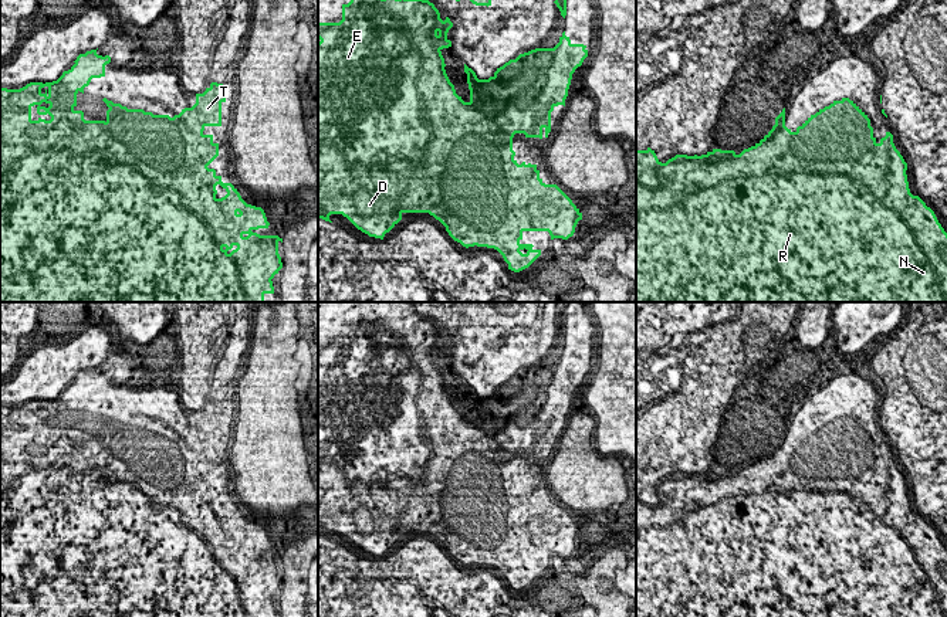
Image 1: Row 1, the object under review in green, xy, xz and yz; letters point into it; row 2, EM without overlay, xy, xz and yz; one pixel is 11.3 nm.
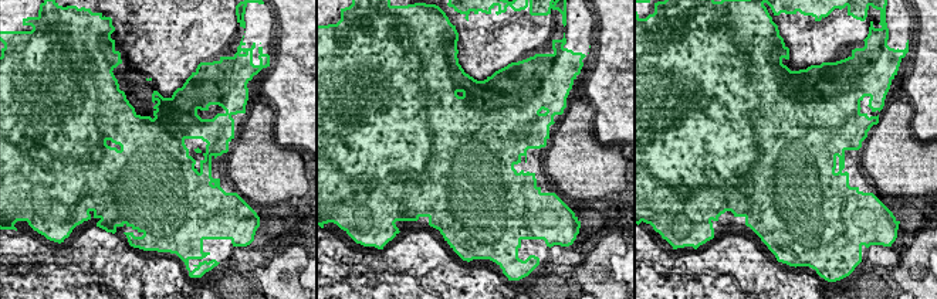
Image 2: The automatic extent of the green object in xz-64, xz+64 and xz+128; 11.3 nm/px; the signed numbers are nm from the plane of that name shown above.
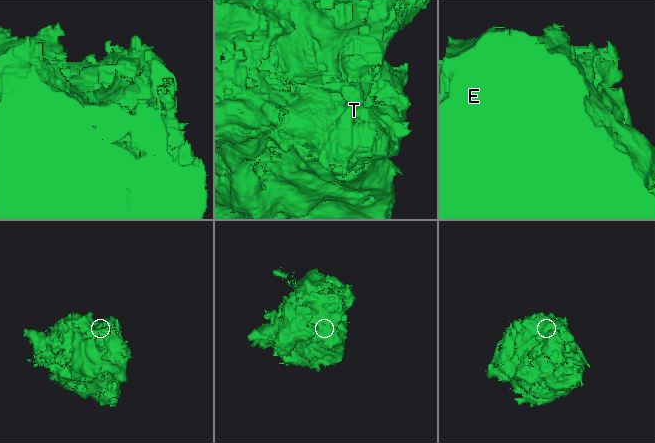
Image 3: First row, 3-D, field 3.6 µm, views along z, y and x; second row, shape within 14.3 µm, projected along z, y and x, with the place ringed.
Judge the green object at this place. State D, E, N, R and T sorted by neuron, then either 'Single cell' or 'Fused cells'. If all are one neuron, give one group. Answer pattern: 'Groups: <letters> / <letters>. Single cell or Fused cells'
Groups: D E N R T. Single cell

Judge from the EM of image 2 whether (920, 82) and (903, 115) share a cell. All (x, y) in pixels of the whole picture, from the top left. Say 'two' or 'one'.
two

